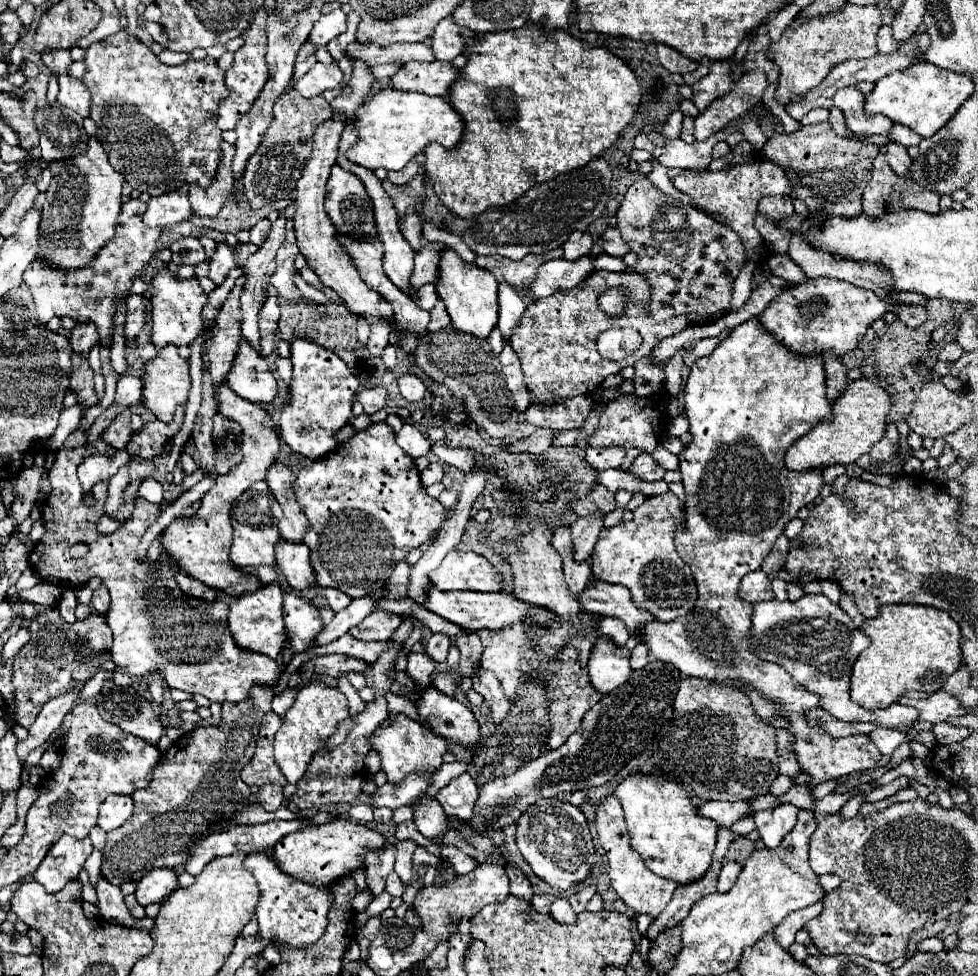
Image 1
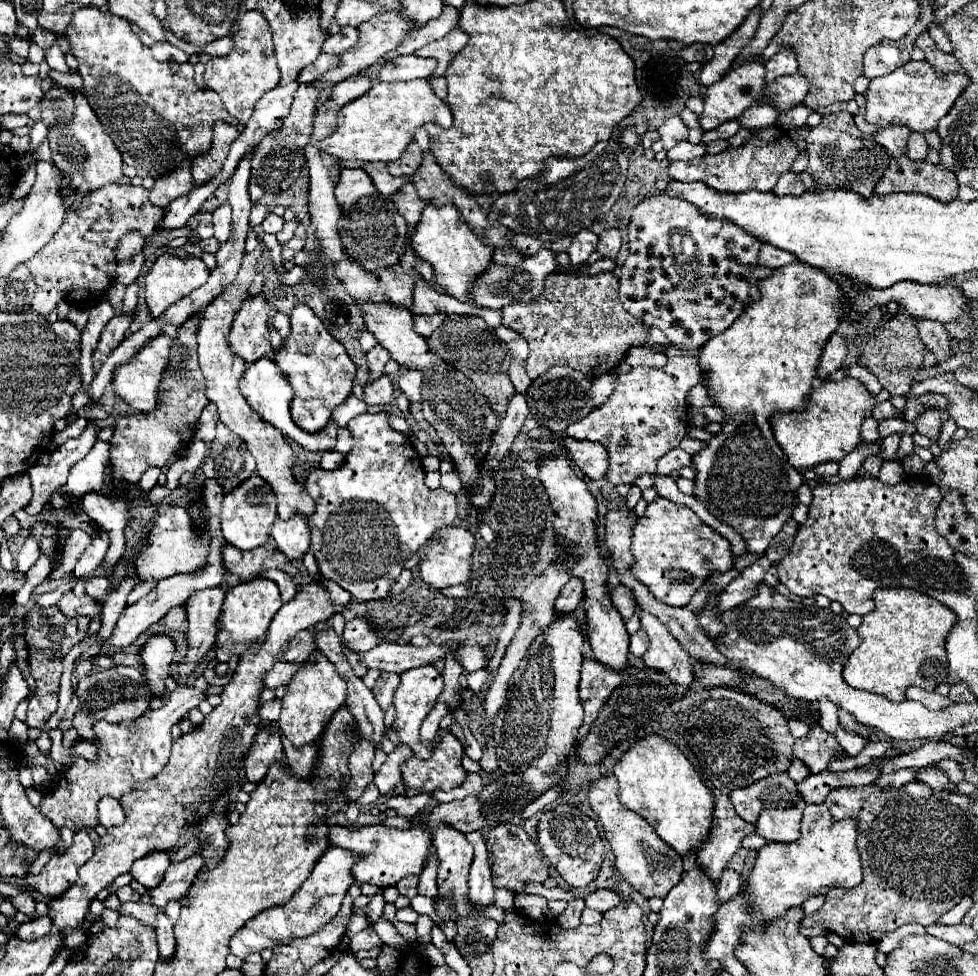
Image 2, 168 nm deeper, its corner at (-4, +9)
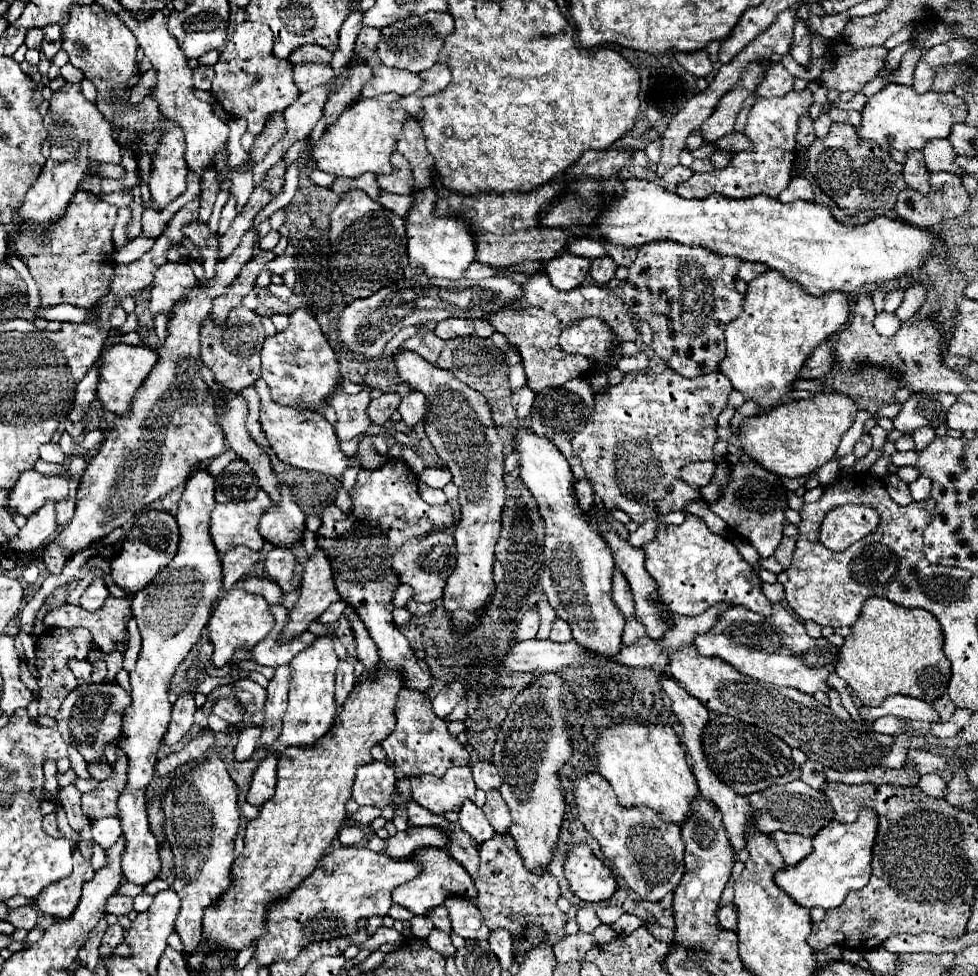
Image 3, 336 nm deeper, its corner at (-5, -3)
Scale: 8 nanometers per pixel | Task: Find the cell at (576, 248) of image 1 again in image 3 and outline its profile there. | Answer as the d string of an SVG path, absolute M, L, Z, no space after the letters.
M563 253L549 261L547 275L559 291L569 291L569 289L579 287L585 281L589 267L591 267L591 259Z

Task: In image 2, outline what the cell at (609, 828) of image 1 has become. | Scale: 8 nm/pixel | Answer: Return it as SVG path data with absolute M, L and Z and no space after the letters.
M604 775L596 781L592 781L588 791L588 801L592 811L598 815L604 835L612 847L612 853L616 857L616 869L620 875L644 897L660 897L664 899L670 889L680 881L682 877L682 857L670 849L656 833L650 823L646 823L644 817L638 817L638 813L626 809L618 801L618 781L614 775Z

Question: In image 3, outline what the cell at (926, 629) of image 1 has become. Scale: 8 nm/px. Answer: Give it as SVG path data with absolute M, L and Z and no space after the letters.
M869 597L863 605L859 621L851 627L853 635L845 639L841 647L841 659L837 665L837 675L853 689L855 699L861 705L877 707L889 695L909 695L923 701L935 701L947 693L947 683L951 677L951 665L943 653L943 631L939 621L923 609L907 609L895 605L889 599Z

